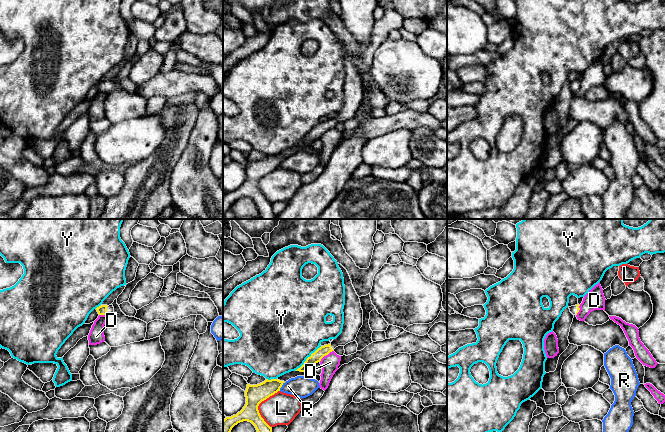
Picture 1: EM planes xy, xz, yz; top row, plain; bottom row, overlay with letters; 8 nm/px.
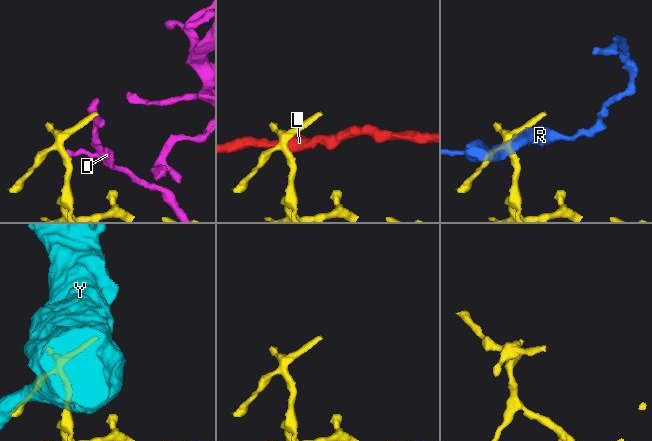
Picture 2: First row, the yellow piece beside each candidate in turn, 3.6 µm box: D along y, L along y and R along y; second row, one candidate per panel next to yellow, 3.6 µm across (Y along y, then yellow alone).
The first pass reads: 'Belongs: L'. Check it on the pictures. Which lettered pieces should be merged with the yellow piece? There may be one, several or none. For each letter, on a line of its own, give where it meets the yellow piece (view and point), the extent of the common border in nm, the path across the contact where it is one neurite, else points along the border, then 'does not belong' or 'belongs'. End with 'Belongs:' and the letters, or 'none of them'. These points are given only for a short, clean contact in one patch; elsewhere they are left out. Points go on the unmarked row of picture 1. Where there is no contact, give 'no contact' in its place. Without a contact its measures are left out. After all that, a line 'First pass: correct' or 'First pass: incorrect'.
D: contact xz (326, 130); length 150 nm; does not belong
L: contact xz (258, 181); length 320 nm; does not belong
R: contact xz (281, 162); length 90 nm; border xz (285, 158), (279, 166); does not belong
Y: contact xz (308, 133); length 280 nm; does not belong
Belongs: none of them
First pass: incorrect

